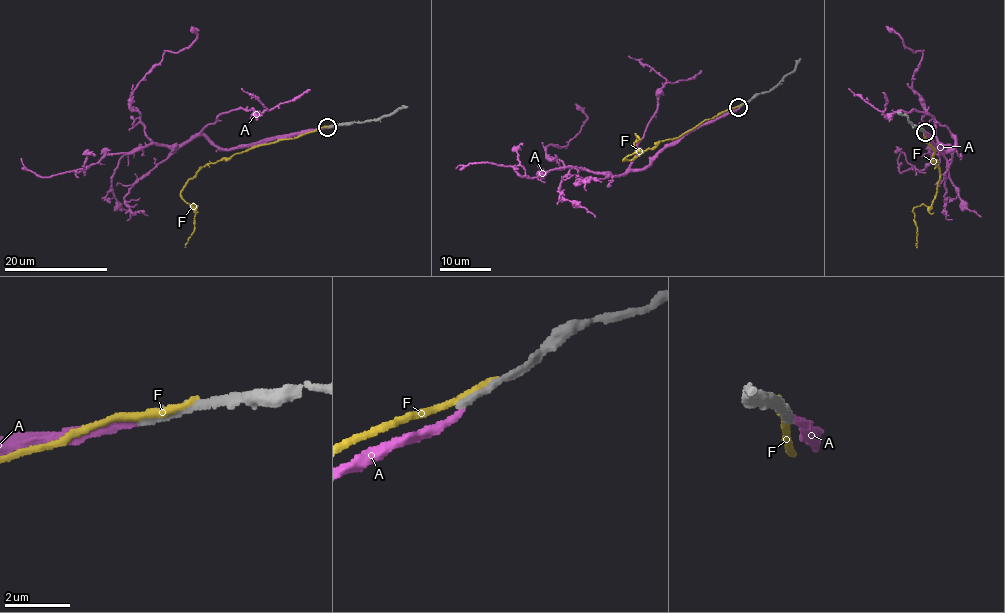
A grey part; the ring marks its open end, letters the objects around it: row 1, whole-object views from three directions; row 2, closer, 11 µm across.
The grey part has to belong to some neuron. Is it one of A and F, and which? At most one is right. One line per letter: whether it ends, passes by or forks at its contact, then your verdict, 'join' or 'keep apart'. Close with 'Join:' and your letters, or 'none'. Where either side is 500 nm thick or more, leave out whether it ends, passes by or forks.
A: it ends there; keep apart
F: it ends there; keep apart
Join: none

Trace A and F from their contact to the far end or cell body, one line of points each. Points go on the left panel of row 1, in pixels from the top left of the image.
A: (328, 127), (220, 149), (202, 135), (154, 143), (132, 91), (163, 54), (196, 39), (191, 26)
F: (333, 126), (237, 152), (201, 169), (181, 193), (196, 208), (194, 231), (185, 247)

